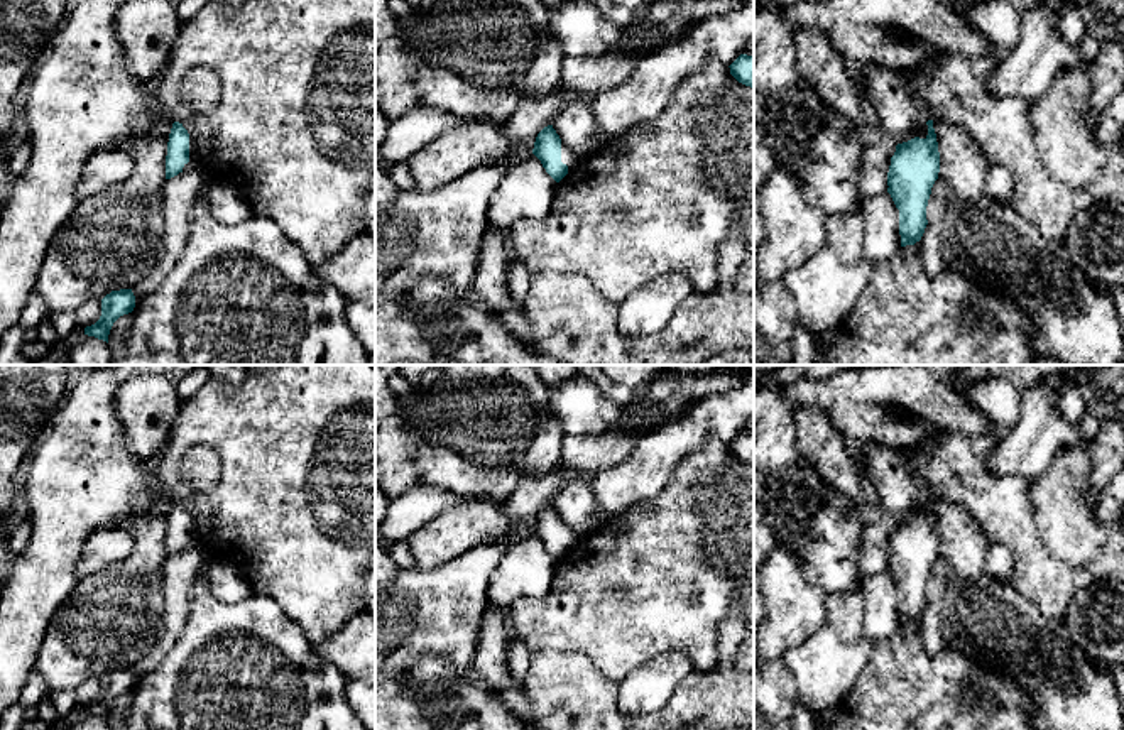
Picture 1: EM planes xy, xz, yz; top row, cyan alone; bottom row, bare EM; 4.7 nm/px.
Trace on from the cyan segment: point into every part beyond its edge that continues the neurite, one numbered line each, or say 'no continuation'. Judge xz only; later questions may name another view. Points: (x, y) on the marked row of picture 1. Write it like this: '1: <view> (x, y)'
1: xz (568, 157)

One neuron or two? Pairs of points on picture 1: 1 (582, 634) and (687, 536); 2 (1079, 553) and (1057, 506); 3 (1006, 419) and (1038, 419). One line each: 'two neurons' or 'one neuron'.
1: one neuron
2: one neuron
3: two neurons

